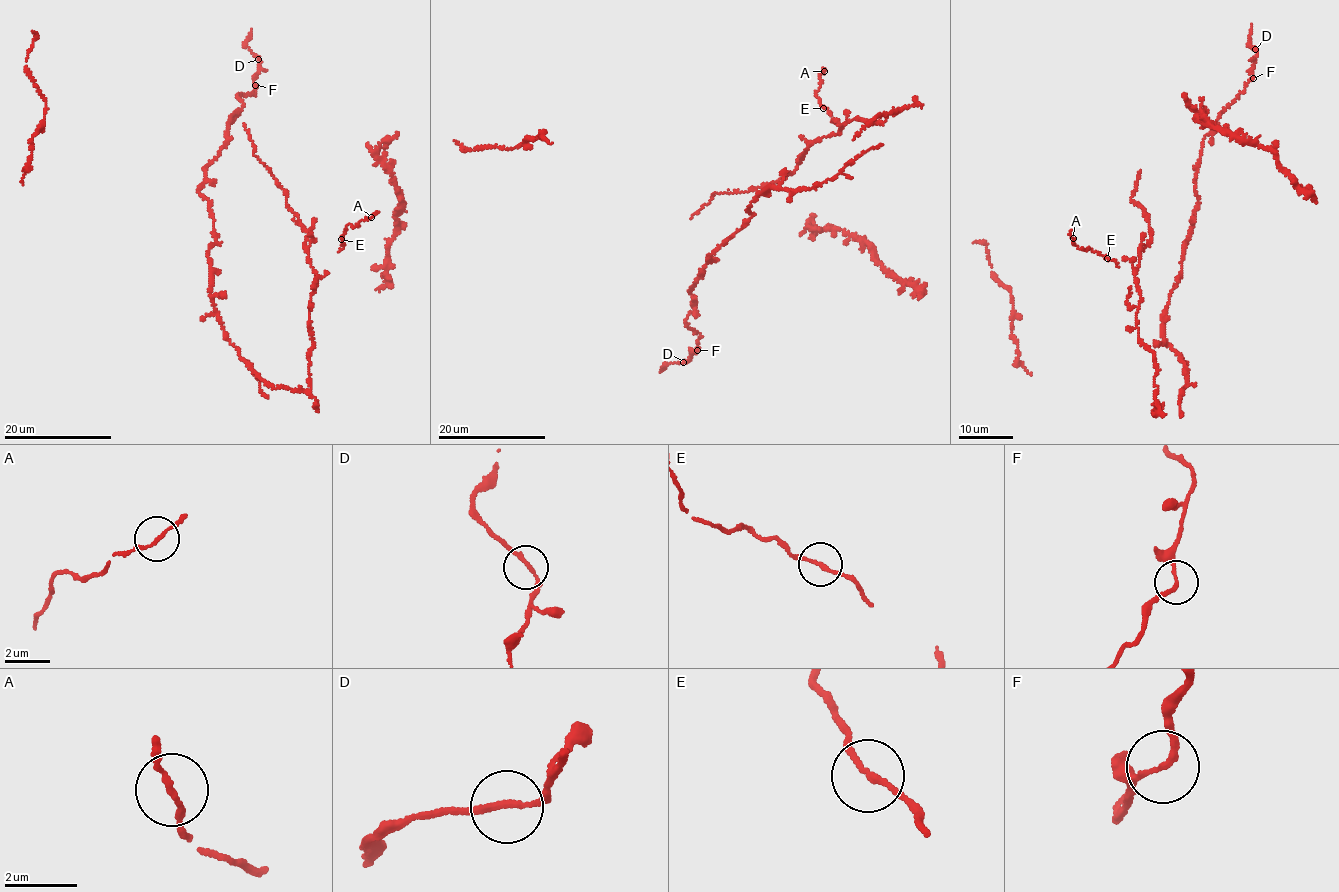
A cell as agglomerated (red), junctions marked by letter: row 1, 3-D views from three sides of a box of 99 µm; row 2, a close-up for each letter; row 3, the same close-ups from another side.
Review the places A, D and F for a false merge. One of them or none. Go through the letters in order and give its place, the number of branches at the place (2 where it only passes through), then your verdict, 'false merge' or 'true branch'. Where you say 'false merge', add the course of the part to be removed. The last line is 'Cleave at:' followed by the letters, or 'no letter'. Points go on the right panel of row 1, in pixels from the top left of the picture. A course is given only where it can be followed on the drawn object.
A: place (1073, 238); branches 2; true branch
D: place (1255, 49); branches 2; true branch
F: place (1253, 78); branches 2; true branch
Cleave at: no letter

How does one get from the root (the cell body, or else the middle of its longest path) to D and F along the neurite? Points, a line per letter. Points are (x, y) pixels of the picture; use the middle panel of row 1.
D: (694, 296), (694, 308), (686, 321), (700, 338), (696, 341), (696, 350), (688, 360), (683, 362)
F: (694, 296), (694, 308), (686, 321), (699, 334), (696, 350)

